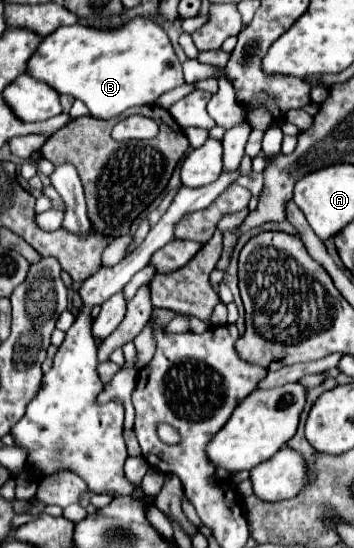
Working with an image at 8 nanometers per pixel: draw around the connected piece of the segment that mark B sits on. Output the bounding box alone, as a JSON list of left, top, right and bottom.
[27,17,183,119]

